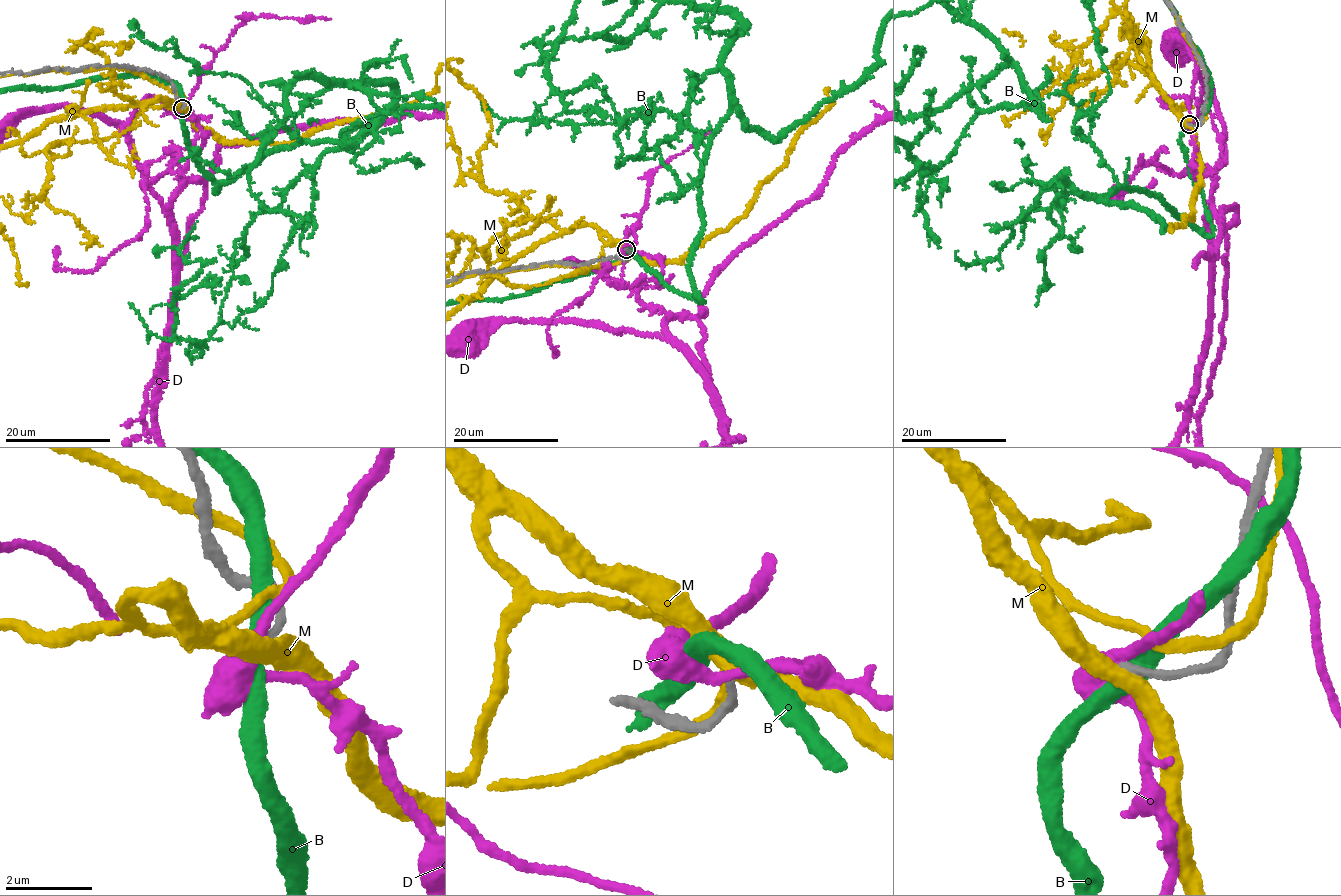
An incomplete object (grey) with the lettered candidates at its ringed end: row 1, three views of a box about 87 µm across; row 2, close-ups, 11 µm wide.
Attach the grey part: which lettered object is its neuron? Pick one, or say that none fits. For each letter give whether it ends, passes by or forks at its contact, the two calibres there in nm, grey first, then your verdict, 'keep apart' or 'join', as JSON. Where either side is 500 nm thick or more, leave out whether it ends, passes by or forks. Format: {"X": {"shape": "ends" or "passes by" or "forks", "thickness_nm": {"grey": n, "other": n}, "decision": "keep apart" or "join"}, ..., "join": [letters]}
{"B": {"shape": "passes by", "thickness_nm": {"grey": 190, "other": 400}, "decision": "keep apart"}, "D": {"shape": "passes by", "thickness_nm": {"grey": 160, "other": 320}, "decision": "keep apart"}, "M": {"shape": "passes by", "thickness_nm": {"grey": 200, "other": 440}, "decision": "keep apart"}, "join": []}

